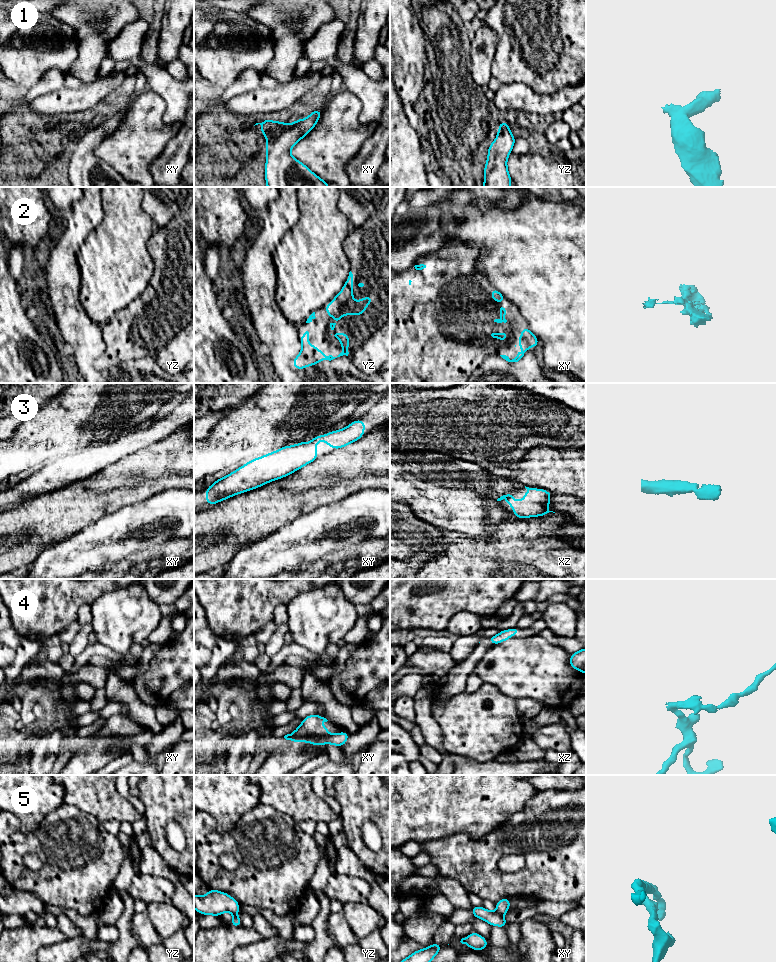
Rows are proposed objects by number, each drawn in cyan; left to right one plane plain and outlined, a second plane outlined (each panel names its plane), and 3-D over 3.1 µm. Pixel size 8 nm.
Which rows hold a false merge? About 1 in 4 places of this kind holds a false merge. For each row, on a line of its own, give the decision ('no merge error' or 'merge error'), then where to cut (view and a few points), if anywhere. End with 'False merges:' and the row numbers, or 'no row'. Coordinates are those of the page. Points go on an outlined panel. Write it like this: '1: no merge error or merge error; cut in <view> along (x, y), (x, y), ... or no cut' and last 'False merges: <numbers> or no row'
1: no merge error; no cut
2: no merge error; no cut
3: no merge error; no cut
4: no merge error; no cut
5: merge error; cut in xy along (497, 911), (502, 915)
False merges: 5

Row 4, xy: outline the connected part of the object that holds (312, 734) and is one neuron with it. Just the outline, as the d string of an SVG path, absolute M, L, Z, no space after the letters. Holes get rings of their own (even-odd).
M312 714L303 719L303 722L292 733L284 736L286 740L299 742L312 743L314 746L320 746L322 744L333 744L341 747L346 744L349 736L349 732L340 732L338 734L329 734L328 728L318 724L327 722L328 720L317 714Z

